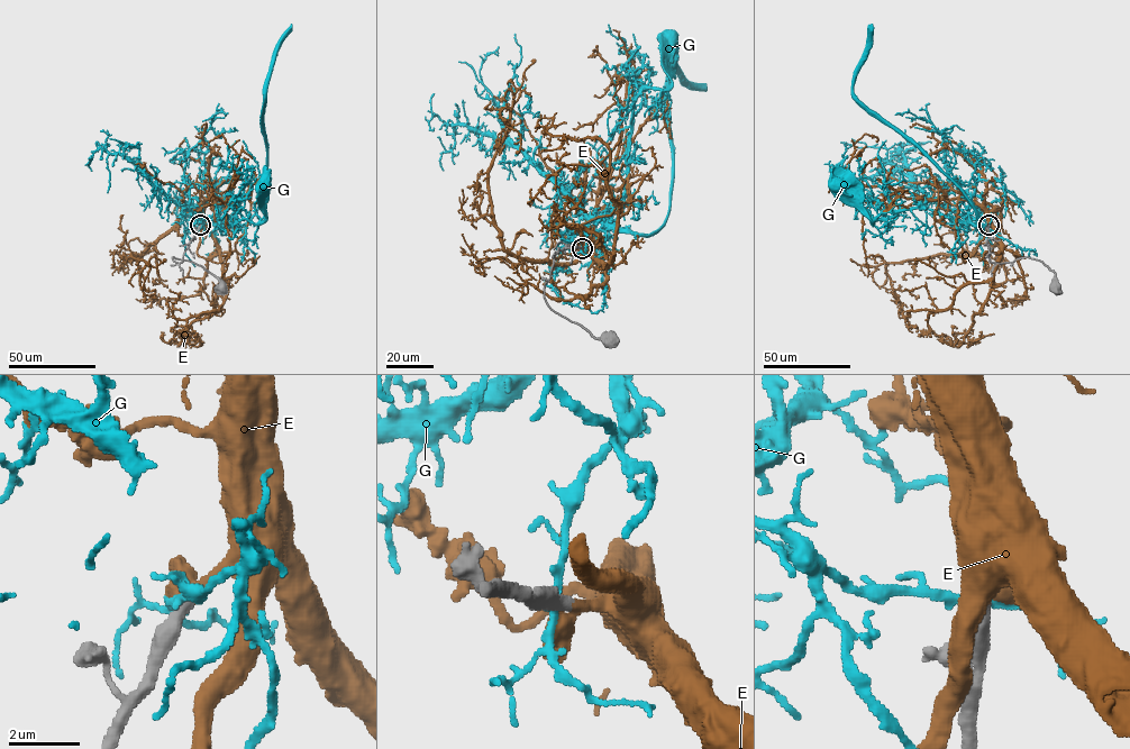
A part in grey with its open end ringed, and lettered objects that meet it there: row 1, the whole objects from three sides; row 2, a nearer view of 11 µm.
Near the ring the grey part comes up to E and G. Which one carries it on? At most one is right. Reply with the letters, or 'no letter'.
E

